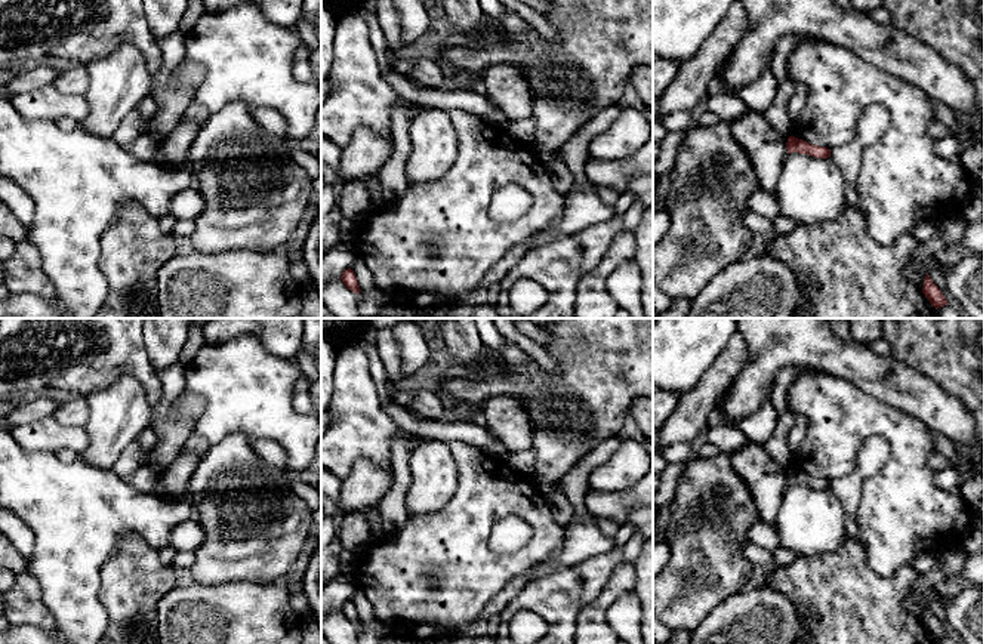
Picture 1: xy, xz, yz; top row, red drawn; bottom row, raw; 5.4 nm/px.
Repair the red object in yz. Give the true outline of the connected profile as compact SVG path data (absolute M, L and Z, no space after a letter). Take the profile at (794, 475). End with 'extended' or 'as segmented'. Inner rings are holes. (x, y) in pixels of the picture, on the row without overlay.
M789 468L786 474L788 486L791 484L799 484L799 486L808 486L811 489L817 490L828 490L831 489L831 481L826 478L819 478L808 475L807 472L798 471L795 468Z; as segmented

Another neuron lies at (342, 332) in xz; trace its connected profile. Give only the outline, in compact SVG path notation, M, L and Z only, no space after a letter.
M321 318L321 326L332 343L340 349L355 345L370 326L369 318Z

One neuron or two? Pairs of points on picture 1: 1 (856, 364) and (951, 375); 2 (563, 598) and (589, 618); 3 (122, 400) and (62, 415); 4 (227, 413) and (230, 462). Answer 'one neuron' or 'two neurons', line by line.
1: two neurons
2: two neurons
3: two neurons
4: two neurons

